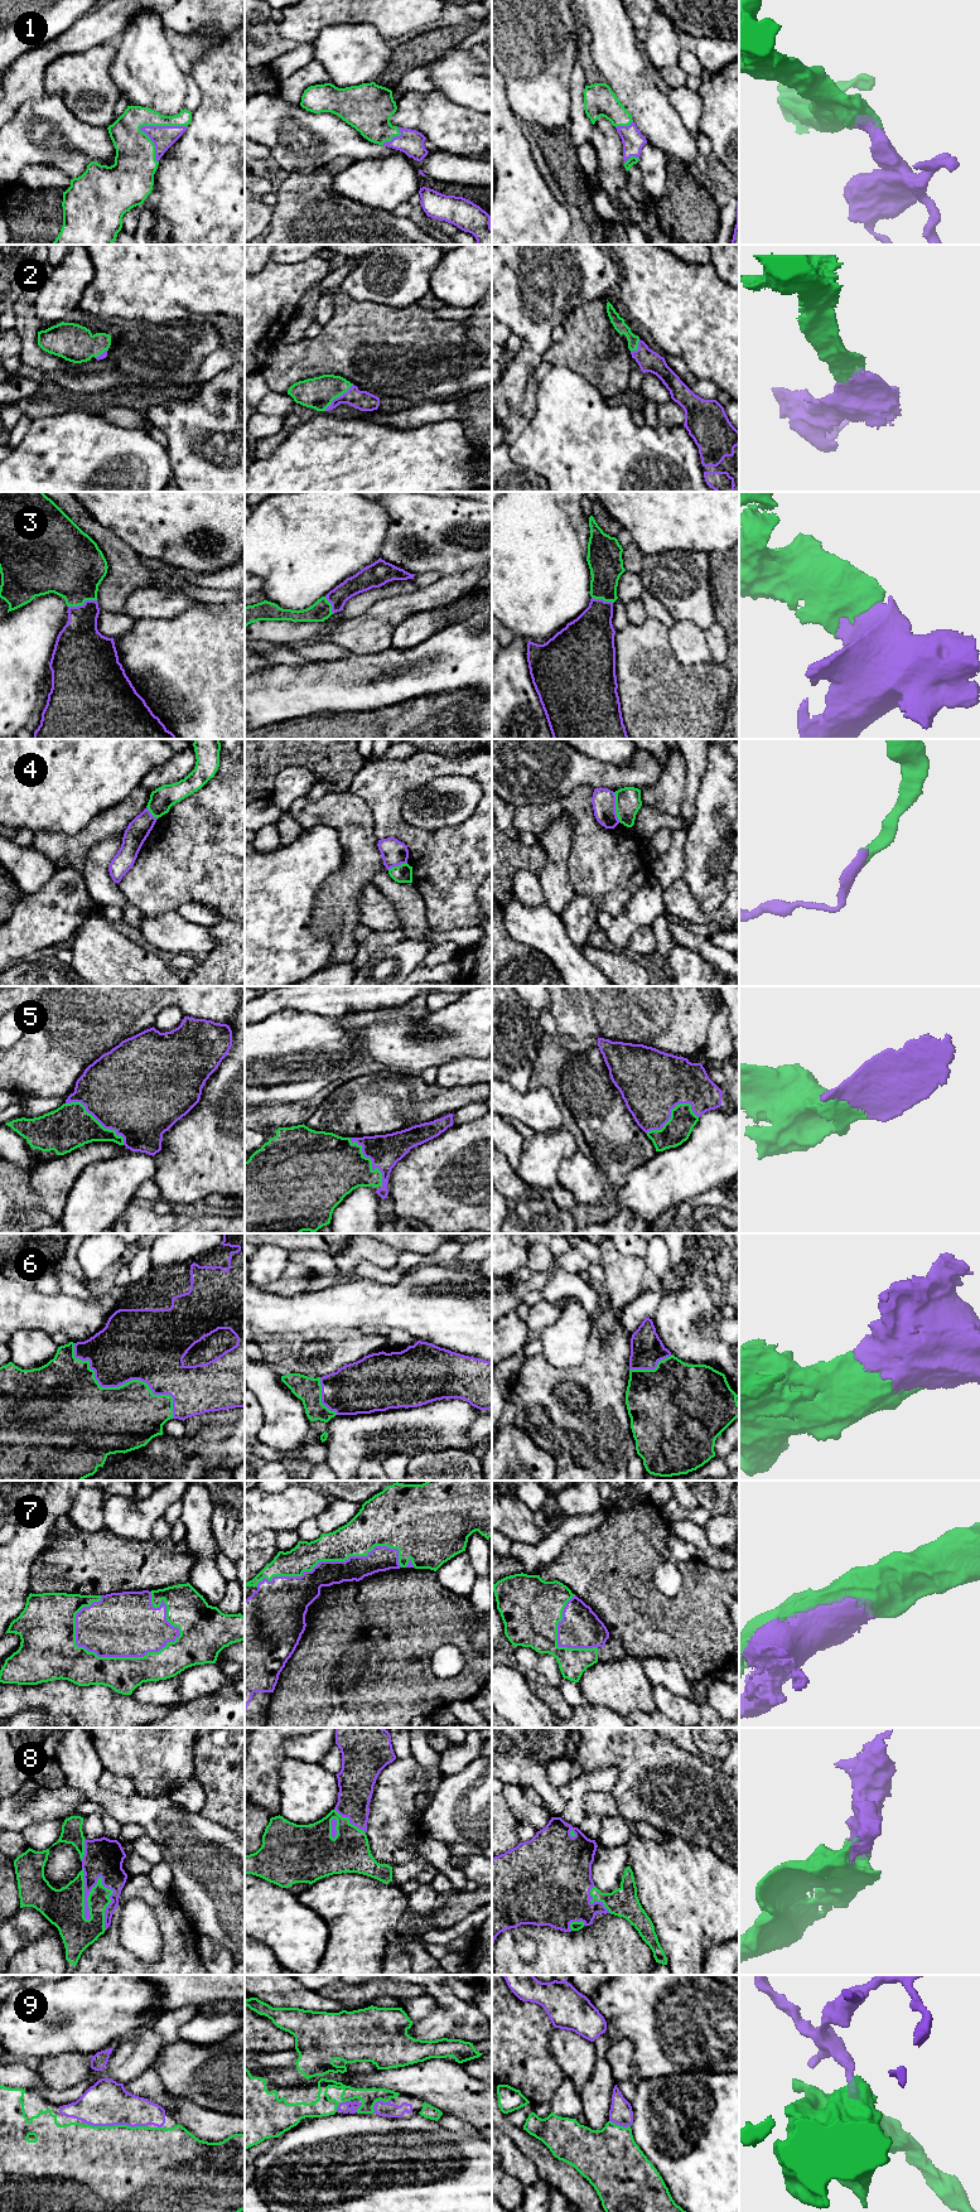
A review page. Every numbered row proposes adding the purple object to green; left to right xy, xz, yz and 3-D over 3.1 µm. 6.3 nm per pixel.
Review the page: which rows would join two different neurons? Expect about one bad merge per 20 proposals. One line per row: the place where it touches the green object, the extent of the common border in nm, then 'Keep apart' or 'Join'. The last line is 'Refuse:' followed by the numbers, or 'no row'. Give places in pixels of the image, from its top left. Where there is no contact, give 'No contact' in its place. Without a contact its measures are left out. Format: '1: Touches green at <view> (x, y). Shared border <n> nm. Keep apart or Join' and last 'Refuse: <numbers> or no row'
1: Touches green at xy (162, 125). Shared border 300 nm. Join
2: Touches green at xz (338, 396). Shared border 260 nm. Join
3: Touches green at xy (82, 604). Shared border 190 nm. Join
4: Touches green at yz (616, 807). Shared border 200 nm. Keep apart
5: Touches green at xy (96, 1120). Shared border 460 nm. Join
6: Touches green at xy (122, 1385). Shared border 800 nm. Join
7: Touches green at xy (114, 1657). Shared border 700 nm. Join
8: Touches green at xy (101, 1878). Shared border 420 nm. Join
9: Touches green at xy (116, 2125). Shared border 400 nm. Join
Refuse: 4

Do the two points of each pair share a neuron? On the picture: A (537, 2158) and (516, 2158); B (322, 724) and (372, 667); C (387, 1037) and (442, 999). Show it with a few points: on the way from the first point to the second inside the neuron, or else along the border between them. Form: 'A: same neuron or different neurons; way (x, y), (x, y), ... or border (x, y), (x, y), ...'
A: different neurons; border (508, 2136), (534, 2164), (539, 2178)
B: different neurons; border (363, 710), (319, 711), (304, 716)
C: different neurons; border (457, 999), (437, 1010), (429, 1012)

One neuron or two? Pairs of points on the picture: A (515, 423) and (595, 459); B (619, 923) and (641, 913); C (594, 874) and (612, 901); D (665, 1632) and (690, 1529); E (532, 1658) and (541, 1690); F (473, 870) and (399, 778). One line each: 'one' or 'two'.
A: two
B: one
C: one
D: two
E: two
F: one

